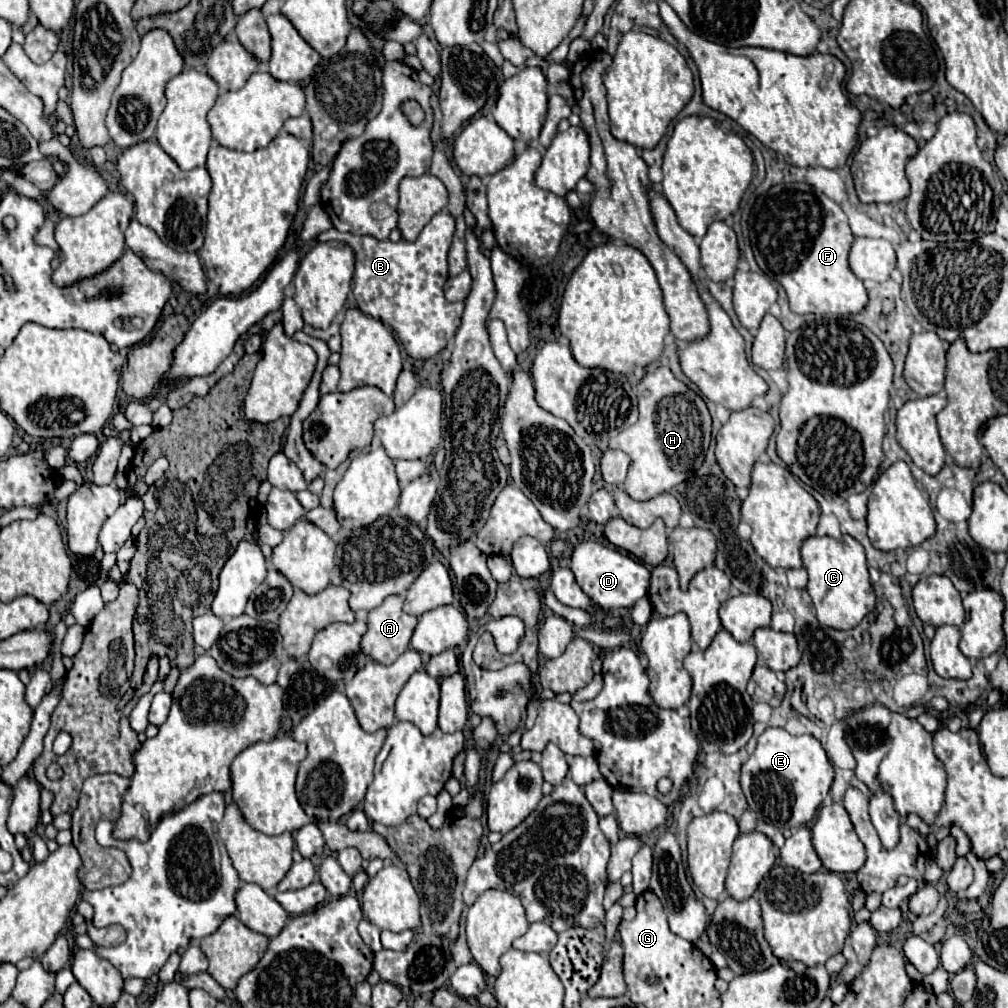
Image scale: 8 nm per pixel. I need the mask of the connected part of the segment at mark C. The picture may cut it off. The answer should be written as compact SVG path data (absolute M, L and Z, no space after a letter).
M843 534L841 538L811 536L805 540L801 556L803 566L809 574L807 592L817 610L817 620L823 626L835 630L851 630L875 608L875 592L869 582L865 552L855 538L847 534Z

